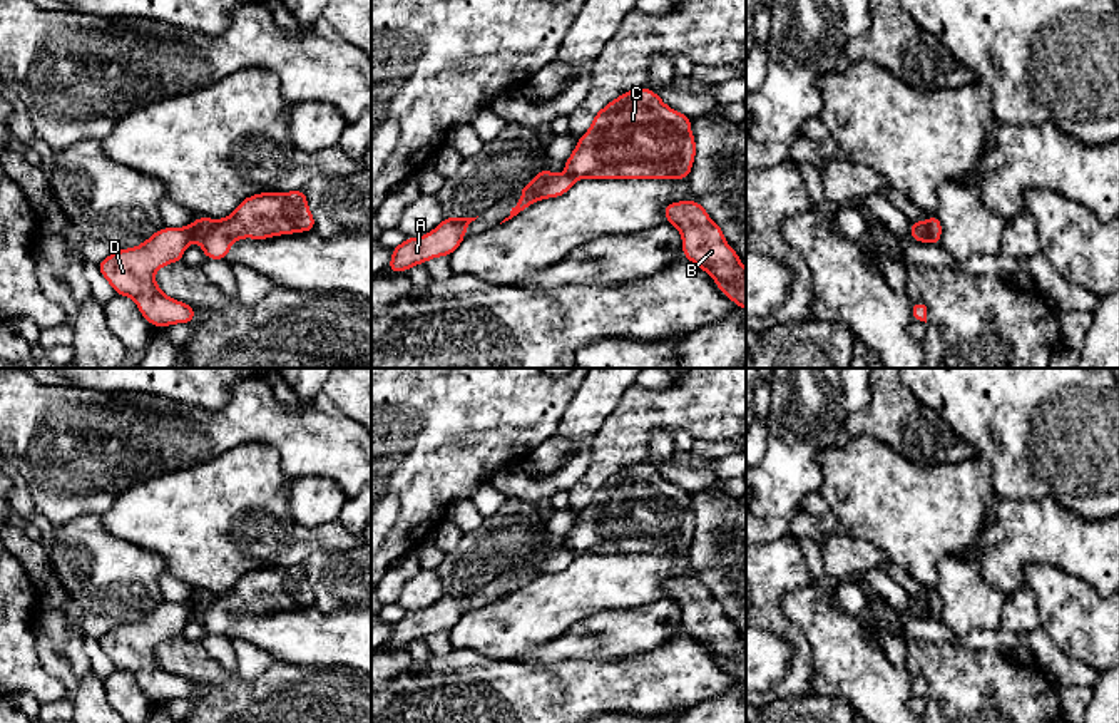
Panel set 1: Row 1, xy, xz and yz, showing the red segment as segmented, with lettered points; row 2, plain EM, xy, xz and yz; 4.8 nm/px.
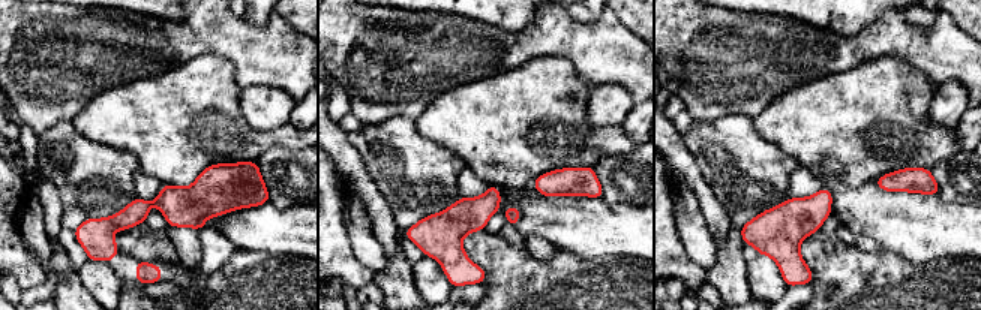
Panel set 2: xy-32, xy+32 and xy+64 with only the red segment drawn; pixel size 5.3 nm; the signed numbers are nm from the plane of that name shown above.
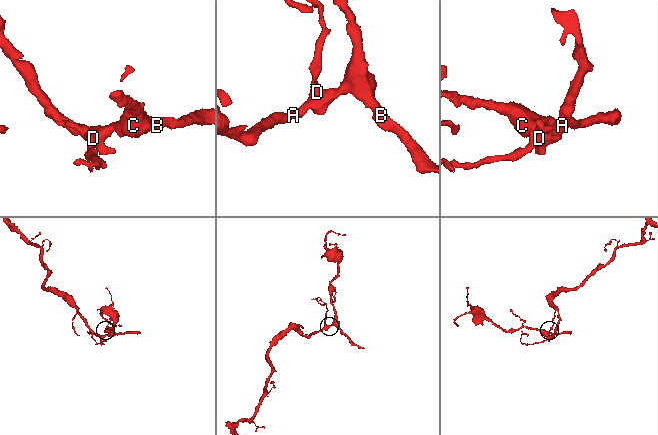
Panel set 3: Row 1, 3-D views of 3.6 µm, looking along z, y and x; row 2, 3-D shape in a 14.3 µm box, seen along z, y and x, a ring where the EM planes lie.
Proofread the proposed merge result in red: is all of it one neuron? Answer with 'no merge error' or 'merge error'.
merge error

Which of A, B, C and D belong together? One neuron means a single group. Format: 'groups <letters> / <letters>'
groups A D / B C

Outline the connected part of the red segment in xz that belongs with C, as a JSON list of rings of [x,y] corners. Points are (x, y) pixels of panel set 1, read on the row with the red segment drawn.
[[[641,87],[597,112],[565,172],[575,179],[686,179],[694,156],[691,119]]]

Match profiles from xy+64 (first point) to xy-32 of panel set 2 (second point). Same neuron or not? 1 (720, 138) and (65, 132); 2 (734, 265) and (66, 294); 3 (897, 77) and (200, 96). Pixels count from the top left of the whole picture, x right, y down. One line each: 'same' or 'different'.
1: same
2: same
3: same

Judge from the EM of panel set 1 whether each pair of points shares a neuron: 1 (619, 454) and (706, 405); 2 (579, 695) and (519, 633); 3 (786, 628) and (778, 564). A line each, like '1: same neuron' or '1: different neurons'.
1: same neuron
2: different neurons
3: same neuron

